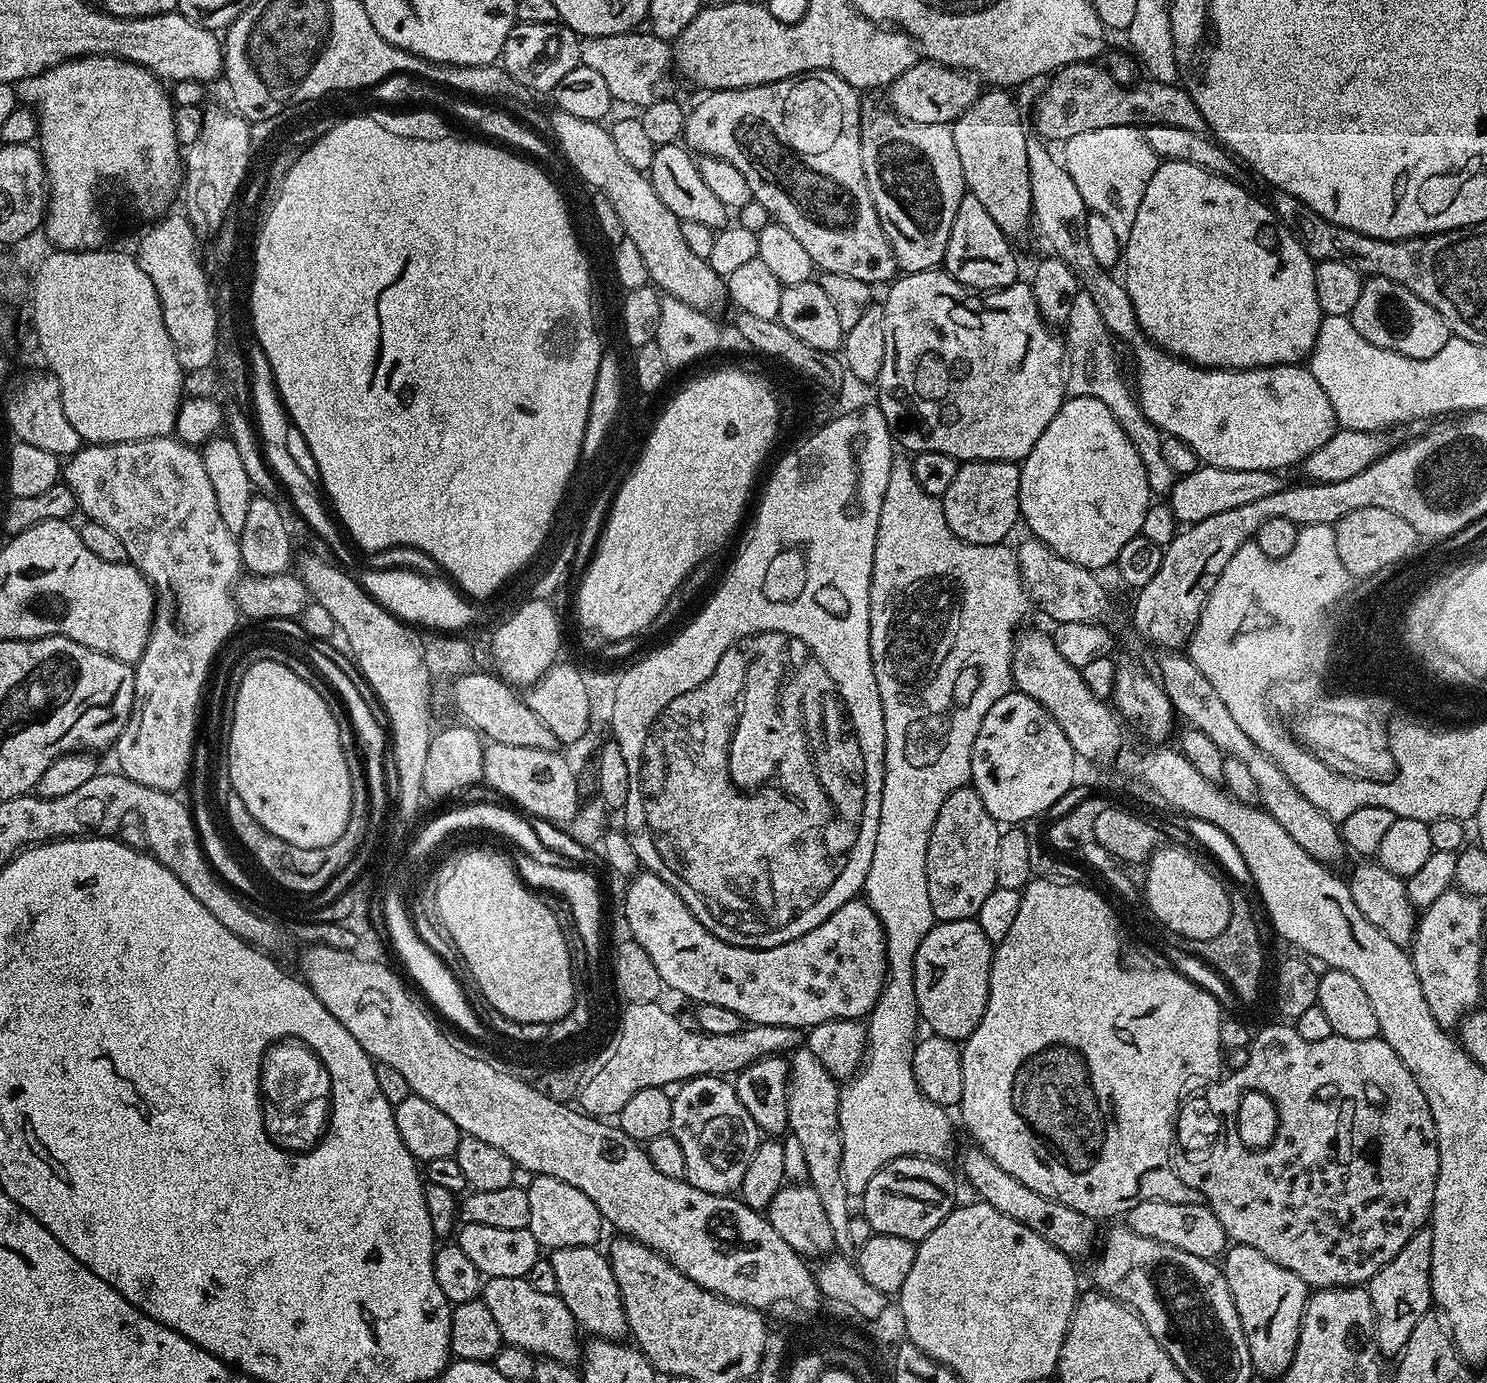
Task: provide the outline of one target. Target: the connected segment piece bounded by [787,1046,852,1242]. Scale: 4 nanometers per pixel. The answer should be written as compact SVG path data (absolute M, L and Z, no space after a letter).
M806 1046L795 1049L788 1058L788 1127L801 1143L806 1159L808 1184L815 1190L827 1215L836 1242L847 1242L852 1215L851 1197L841 1170L842 1136L840 1122L840 1086L822 1062Z

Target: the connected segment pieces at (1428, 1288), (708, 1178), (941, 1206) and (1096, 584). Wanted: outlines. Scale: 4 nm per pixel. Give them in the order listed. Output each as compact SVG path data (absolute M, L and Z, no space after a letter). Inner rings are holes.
M1431 1229L1417 1231L1414 1238L1410 1238L1410 1242L1406 1242L1406 1246L1398 1250L1398 1254L1394 1254L1391 1261L1386 1262L1386 1266L1382 1266L1378 1274L1374 1274L1366 1287L1376 1315L1376 1347L1384 1354L1403 1352L1414 1326L1418 1326L1418 1322L1422 1322L1422 1318L1429 1315L1434 1304Z
M696 1076L680 1084L678 1094L672 1097L670 1134L678 1142L678 1146L682 1146L682 1154L686 1158L684 1179L698 1190L706 1190L715 1196L732 1194L739 1189L746 1174L746 1166L754 1158L755 1148L762 1139L759 1126L754 1122L754 1118L750 1118L750 1110L742 1106L735 1087L727 1079L719 1076Z
M927 1156L894 1158L870 1178L862 1203L862 1215L873 1233L919 1242L928 1237L957 1207L956 1180L947 1163L929 1160Z
M1027 538L1020 545L1015 545L1014 551L1020 577L1024 583L1024 589L1028 592L1029 601L1036 604L1052 619L1056 624L1090 624L1103 621L1103 616L1108 612L1108 596L1104 593L1104 588L1100 585L1100 580L1095 571L1090 568L1083 568L1050 550L1041 540Z

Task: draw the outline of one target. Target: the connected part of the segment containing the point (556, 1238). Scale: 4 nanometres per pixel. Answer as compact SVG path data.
M533 1175L528 1189L530 1198L530 1222L528 1229L534 1234L541 1249L573 1248L599 1245L600 1231L606 1228L606 1221L600 1215L598 1206L578 1190L578 1186L570 1186L570 1182L562 1182L562 1178Z

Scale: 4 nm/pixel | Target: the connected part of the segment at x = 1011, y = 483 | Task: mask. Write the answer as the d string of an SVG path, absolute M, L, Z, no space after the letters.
M970 460L960 464L950 490L942 497L946 522L968 544L1007 541L1020 515L1020 464L1010 460Z

